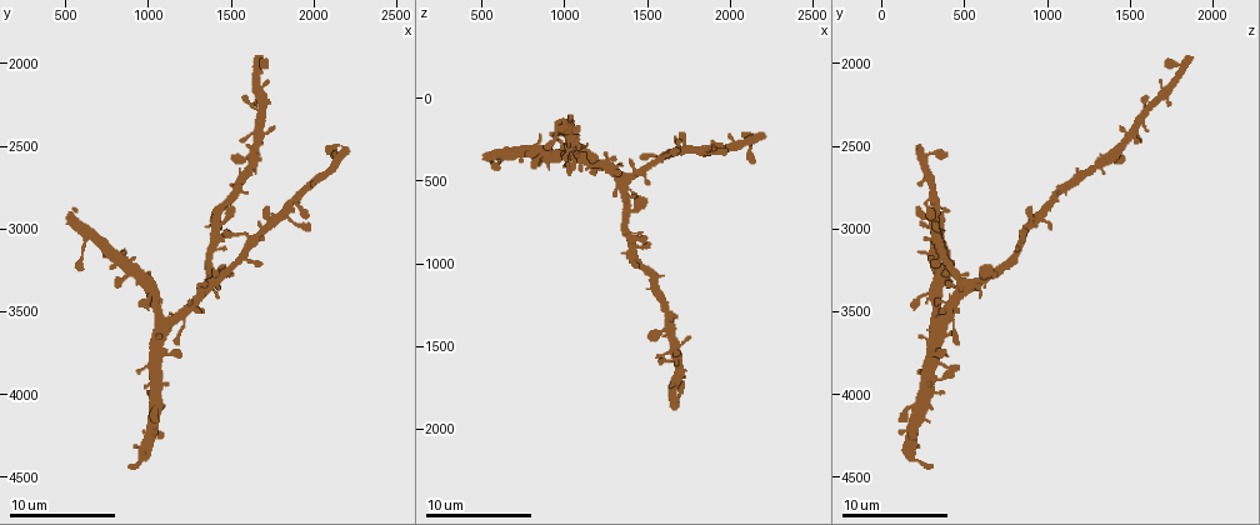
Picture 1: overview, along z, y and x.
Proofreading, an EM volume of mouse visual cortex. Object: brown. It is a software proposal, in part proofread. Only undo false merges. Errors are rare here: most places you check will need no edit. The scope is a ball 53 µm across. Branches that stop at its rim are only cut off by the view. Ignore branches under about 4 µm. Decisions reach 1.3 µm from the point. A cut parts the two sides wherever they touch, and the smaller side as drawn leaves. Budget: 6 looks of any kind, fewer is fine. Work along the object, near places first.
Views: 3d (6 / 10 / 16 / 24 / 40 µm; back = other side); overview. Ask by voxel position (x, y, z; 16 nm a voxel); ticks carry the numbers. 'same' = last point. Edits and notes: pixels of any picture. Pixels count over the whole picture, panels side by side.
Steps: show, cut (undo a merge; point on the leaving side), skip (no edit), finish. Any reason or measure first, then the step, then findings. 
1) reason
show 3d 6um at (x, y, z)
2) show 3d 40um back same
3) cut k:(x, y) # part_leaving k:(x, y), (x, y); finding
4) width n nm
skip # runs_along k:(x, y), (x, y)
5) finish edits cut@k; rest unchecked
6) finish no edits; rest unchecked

show 3d 6um at (1400, 3340, 460)

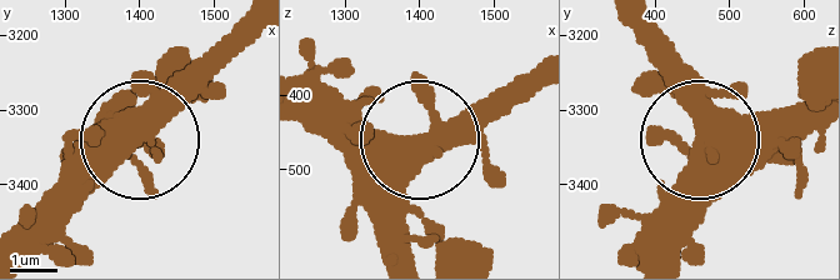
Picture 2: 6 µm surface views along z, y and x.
show 3d 6um back at (1405, 3330, 465)

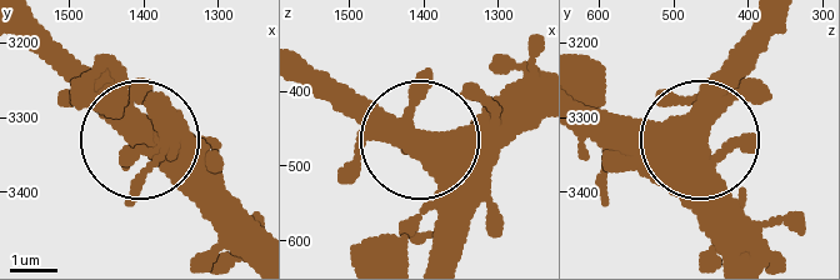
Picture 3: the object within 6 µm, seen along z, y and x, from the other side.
width 560 nm
skip # continuous, no second cell

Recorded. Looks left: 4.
show 3d 6um at (1360, 3160, 800)

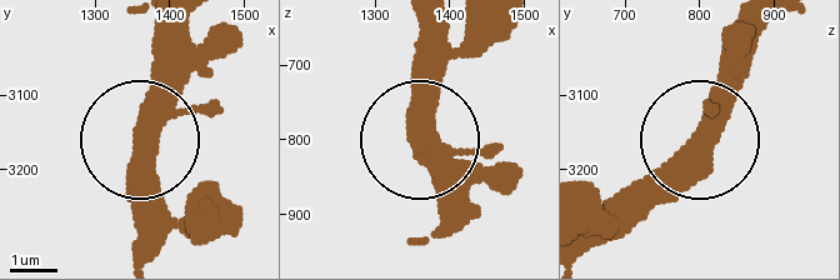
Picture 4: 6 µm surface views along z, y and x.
width 480 nm
skip # runs_along 4:(144, 138), (136, 230); continuous, no second cell

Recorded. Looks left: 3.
four or more arms meet
show 3d 10um at (1820, 2920, 340)

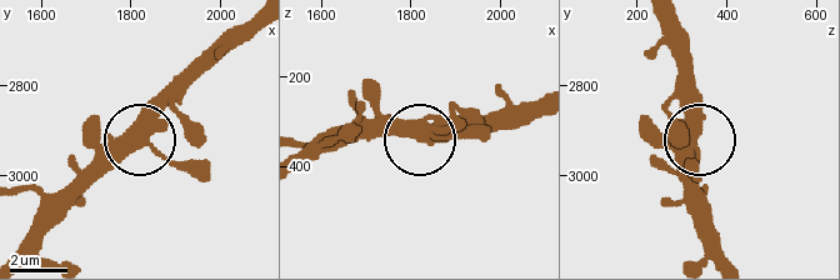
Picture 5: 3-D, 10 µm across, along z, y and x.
arms 4
skip # runs_along 5:(25, 246), (140, 141), (194, 179); continuous, no second cell

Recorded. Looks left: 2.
finish no edits; rest unchecked

